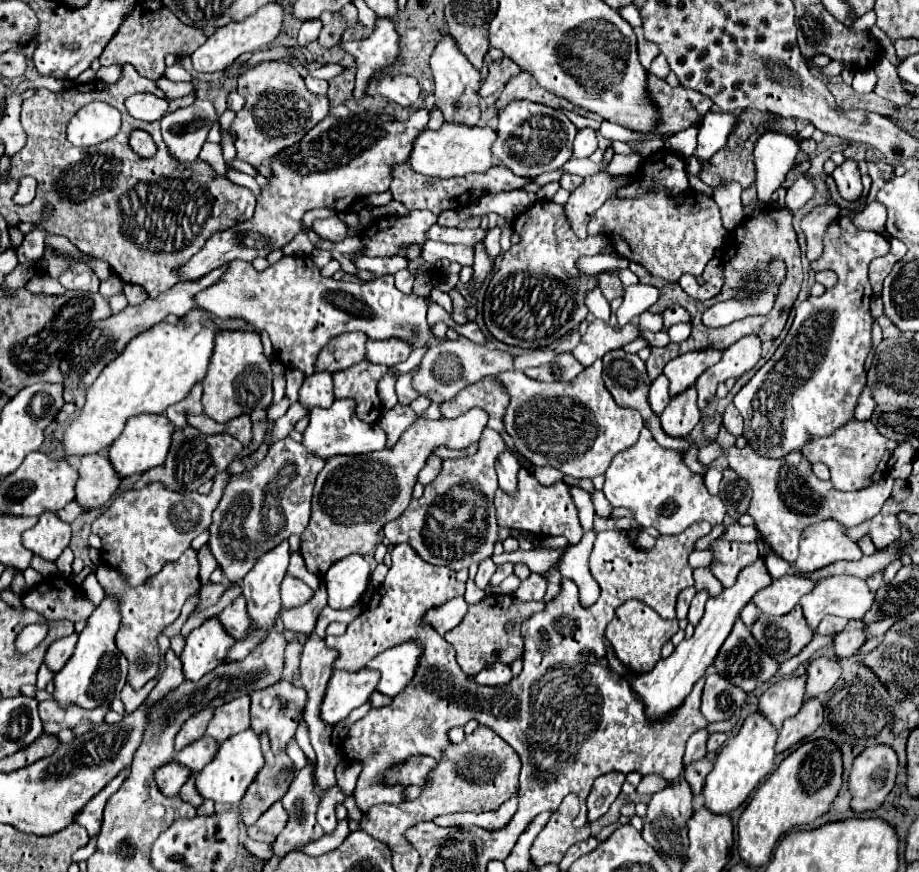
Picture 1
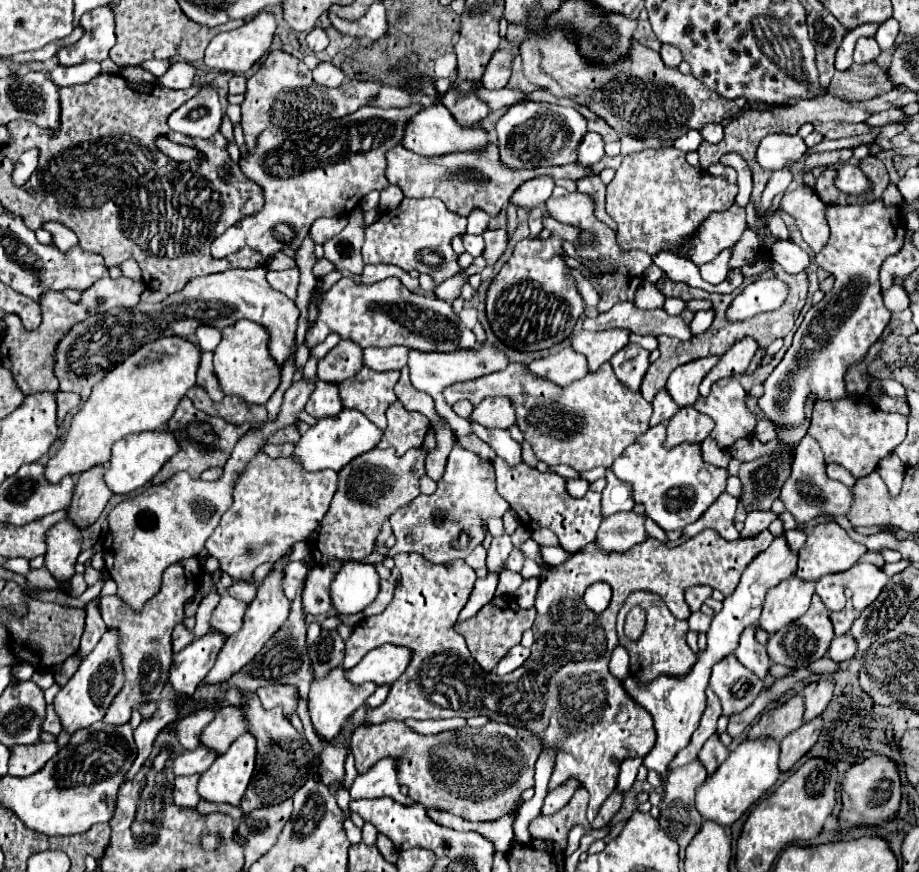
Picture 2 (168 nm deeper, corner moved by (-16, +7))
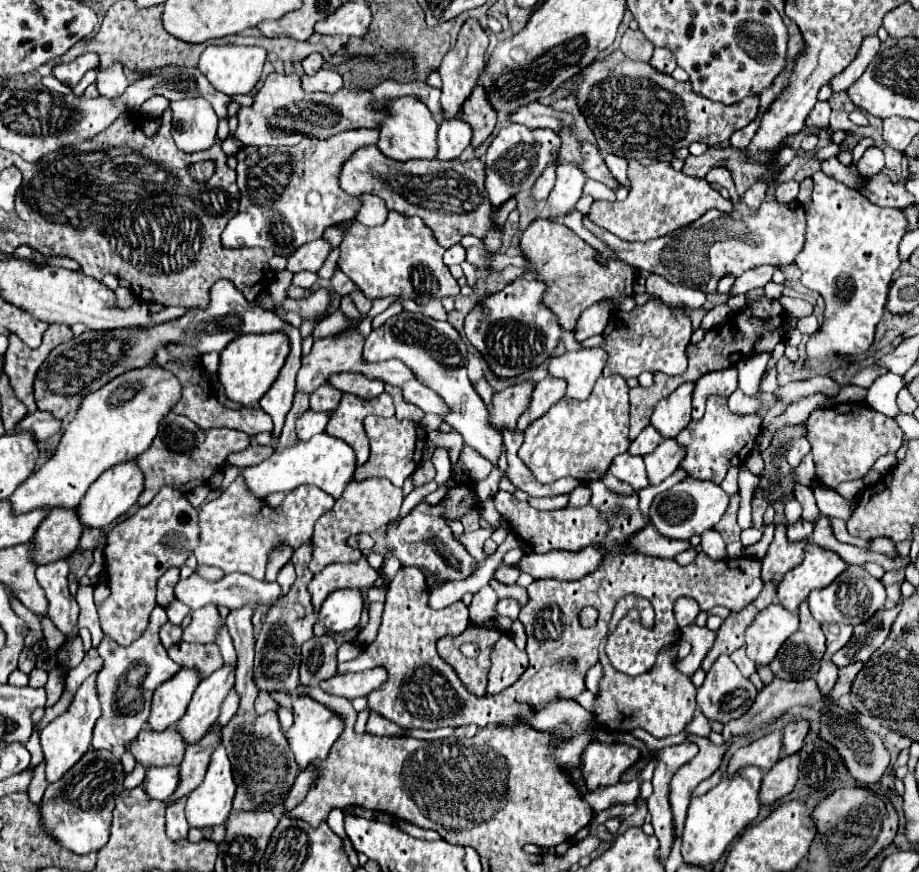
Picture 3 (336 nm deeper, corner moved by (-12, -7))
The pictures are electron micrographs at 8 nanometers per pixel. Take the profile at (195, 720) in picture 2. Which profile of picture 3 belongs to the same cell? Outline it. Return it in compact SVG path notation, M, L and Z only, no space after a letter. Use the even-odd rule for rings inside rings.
M168 728L164 732L142 730L136 740L126 746L126 750L130 750L134 760L144 768L178 766L182 762L186 744L174 728Z

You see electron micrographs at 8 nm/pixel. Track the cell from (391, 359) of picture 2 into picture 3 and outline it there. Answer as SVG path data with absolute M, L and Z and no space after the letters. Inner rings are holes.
M352 372L334 374L328 378L328 384L334 386L336 390L340 390L342 394L354 394L354 396L364 398L364 400L376 398L378 394L384 392L384 382L368 380L362 374L352 374Z

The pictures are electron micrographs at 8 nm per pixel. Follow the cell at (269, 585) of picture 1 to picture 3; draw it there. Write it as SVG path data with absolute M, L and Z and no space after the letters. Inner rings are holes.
M222 666L196 686L186 714L176 722L176 732L180 732L186 744L196 744L208 734L220 714L222 700L234 686L234 672L234 666Z

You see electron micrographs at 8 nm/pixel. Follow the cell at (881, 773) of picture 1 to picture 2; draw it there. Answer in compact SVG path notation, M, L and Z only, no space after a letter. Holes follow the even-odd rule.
M882 754L870 756L860 764L854 764L844 780L842 780L842 812L840 812L840 828L850 828L854 824L876 824L880 826L884 820L896 816L902 796L902 784L898 774L898 764Z

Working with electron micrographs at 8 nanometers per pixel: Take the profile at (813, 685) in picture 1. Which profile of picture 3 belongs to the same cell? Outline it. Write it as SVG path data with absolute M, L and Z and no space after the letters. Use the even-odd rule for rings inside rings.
M794 720L790 724L786 724L786 728L782 730L782 750L784 756L796 754L802 748L802 742L808 734L808 722L806 720Z

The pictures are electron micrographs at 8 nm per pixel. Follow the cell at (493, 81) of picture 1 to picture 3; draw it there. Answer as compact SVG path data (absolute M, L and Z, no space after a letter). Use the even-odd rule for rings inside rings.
M476 86L468 96L468 100L464 102L462 120L472 126L472 134L474 134L470 142L472 148L478 148L480 144L484 144L484 140L492 134L496 126L496 112L488 104L488 98L482 86Z

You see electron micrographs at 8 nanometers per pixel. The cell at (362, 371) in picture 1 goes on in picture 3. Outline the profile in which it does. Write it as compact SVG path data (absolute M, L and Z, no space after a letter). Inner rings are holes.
M384 392L372 400L360 400L352 394L344 394L340 400L340 406L332 412L330 422L326 426L326 434L334 434L334 438L340 438L356 450L356 466L362 466L368 460L370 446L368 438L362 428L362 420L368 414L376 416L394 416L394 404L392 398Z

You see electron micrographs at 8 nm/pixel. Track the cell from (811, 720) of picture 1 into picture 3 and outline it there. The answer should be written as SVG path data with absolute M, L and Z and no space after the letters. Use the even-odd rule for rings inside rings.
M792 754L786 758L780 758L772 770L768 770L762 778L764 786L760 788L760 804L768 806L780 800L782 796L790 794L796 780L798 780L798 766L800 766L800 756Z

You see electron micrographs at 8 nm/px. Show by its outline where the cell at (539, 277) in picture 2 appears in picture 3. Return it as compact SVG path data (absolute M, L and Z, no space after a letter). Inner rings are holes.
M516 278L502 292L488 296L476 306L464 324L464 334L470 344L482 354L496 378L520 376L552 356L562 334L556 316L542 302L544 284L536 280Z

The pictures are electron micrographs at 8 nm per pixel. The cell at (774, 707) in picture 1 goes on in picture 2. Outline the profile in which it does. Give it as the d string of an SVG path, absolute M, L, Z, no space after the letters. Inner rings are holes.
M794 694L784 704L778 704L776 708L764 710L762 718L750 728L748 738L758 736L772 736L774 740L784 740L792 730L800 728L804 724L804 696Z

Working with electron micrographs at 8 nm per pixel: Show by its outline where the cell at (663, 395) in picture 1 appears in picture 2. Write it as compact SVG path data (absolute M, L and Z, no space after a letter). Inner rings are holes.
M666 388L660 390L660 392L654 396L652 406L654 406L654 414L652 414L652 418L650 418L650 424L652 424L652 426L670 420L670 418L680 410L680 408L676 408L672 396L668 396L668 390L666 390Z

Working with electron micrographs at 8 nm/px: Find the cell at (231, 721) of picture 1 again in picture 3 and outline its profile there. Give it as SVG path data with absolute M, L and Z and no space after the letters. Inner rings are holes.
M210 732L198 744L186 748L184 760L180 764L180 786L174 790L172 798L164 800L166 806L170 806L172 802L176 802L176 798L182 798L182 796L190 794L204 780L204 772L208 768L210 754L212 754L212 750L216 748L218 742L220 740Z

